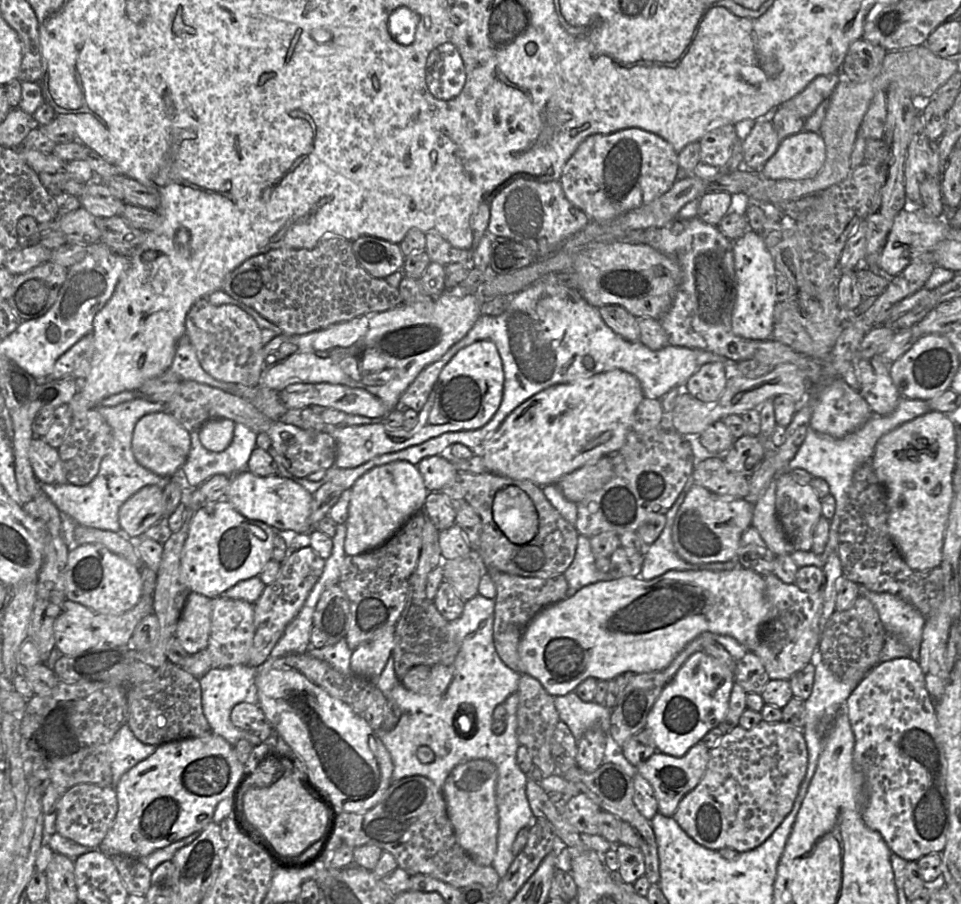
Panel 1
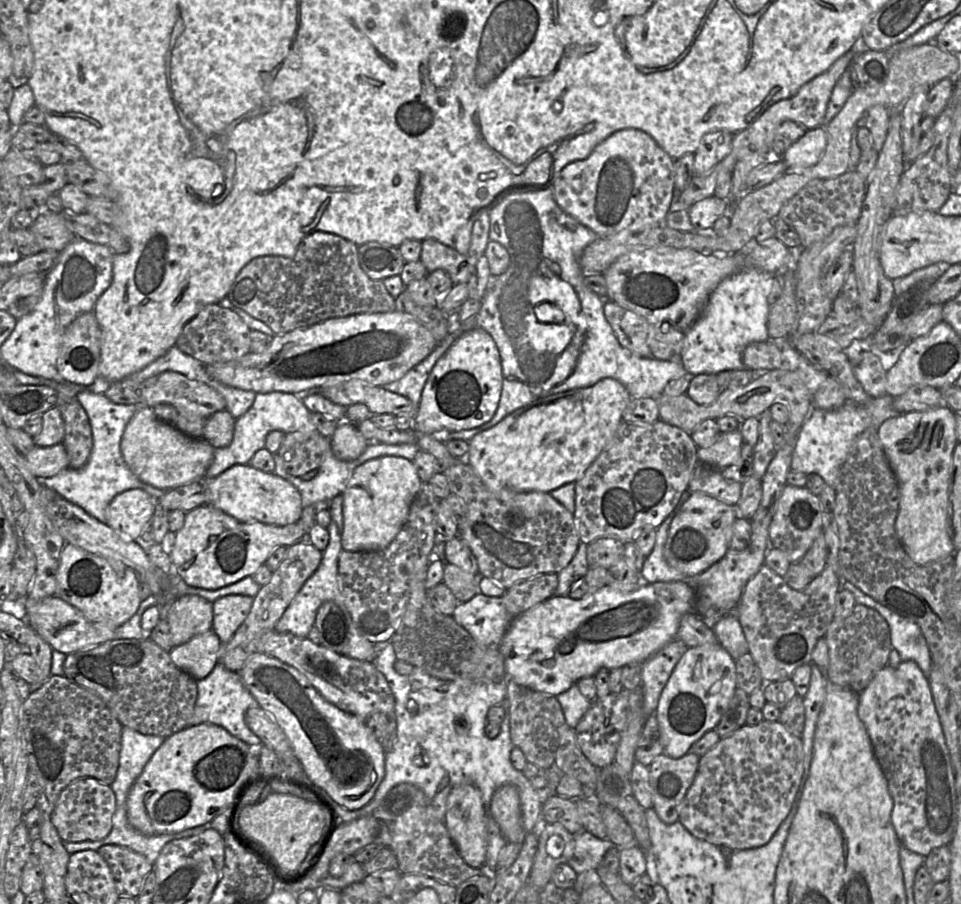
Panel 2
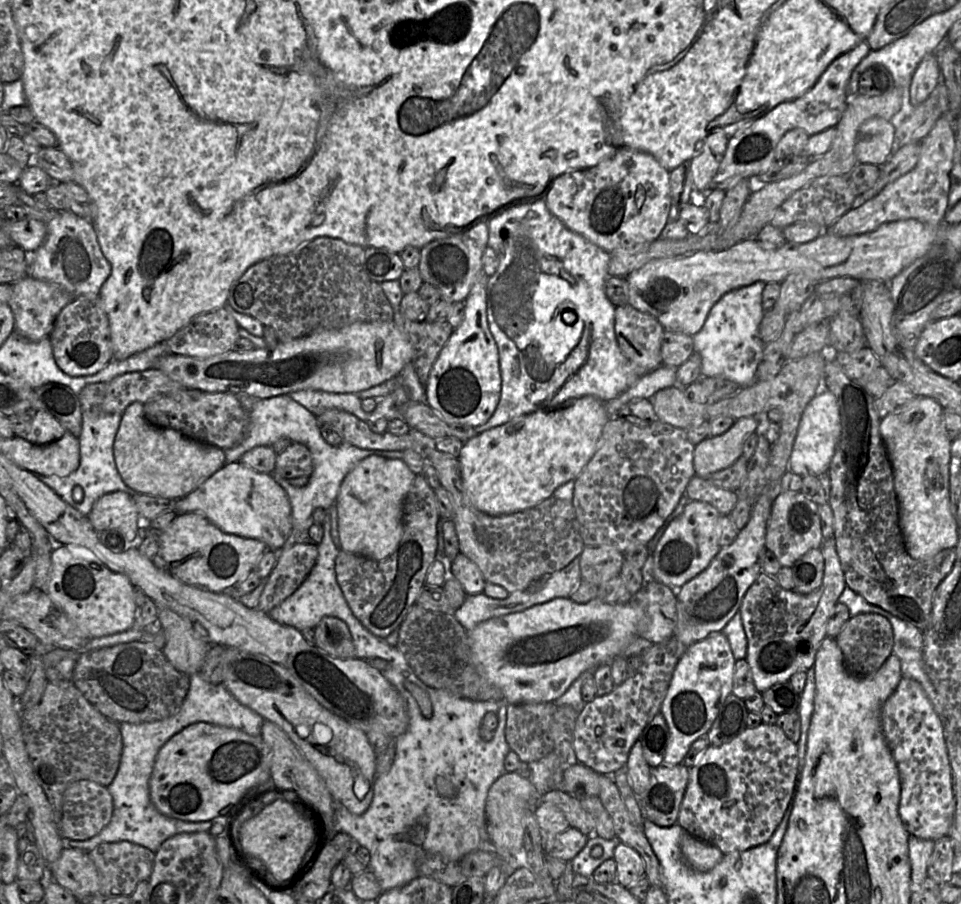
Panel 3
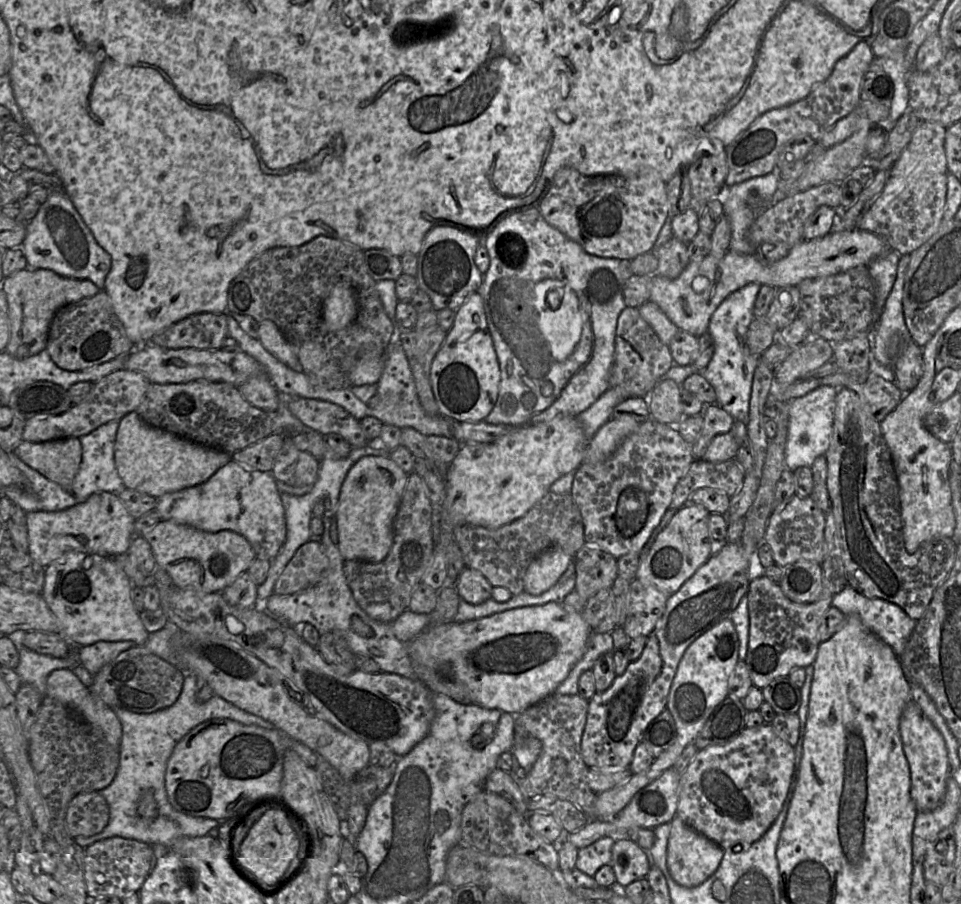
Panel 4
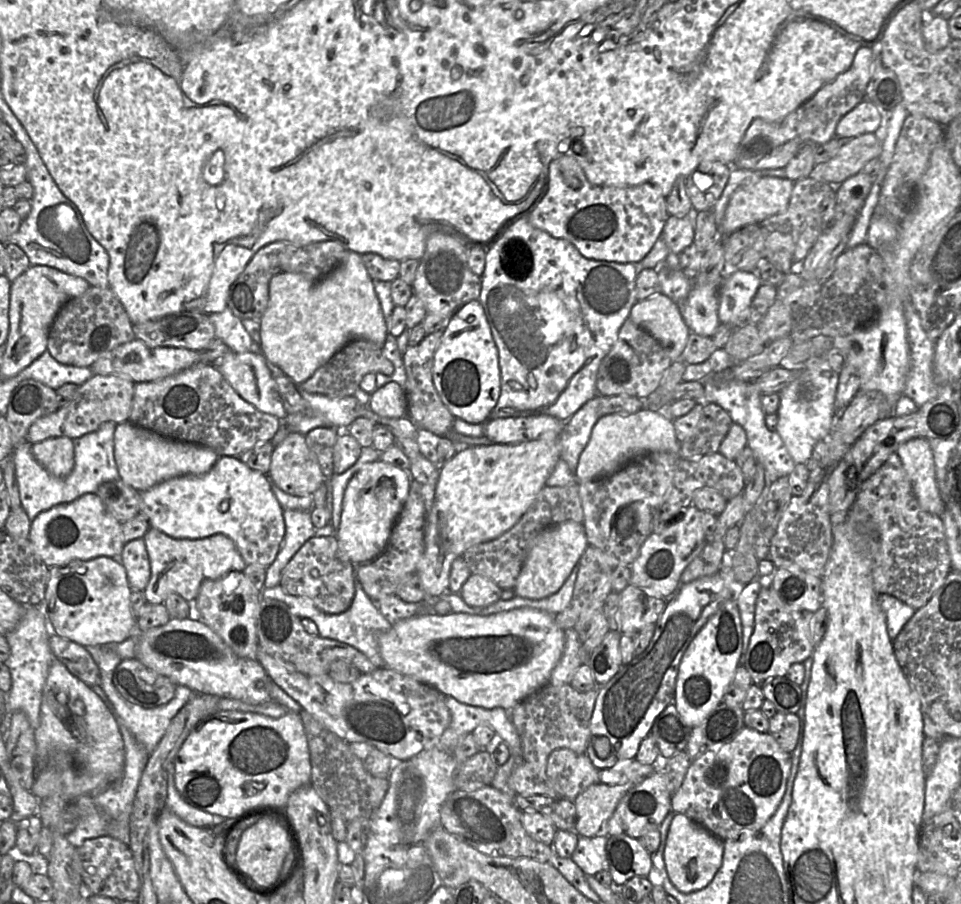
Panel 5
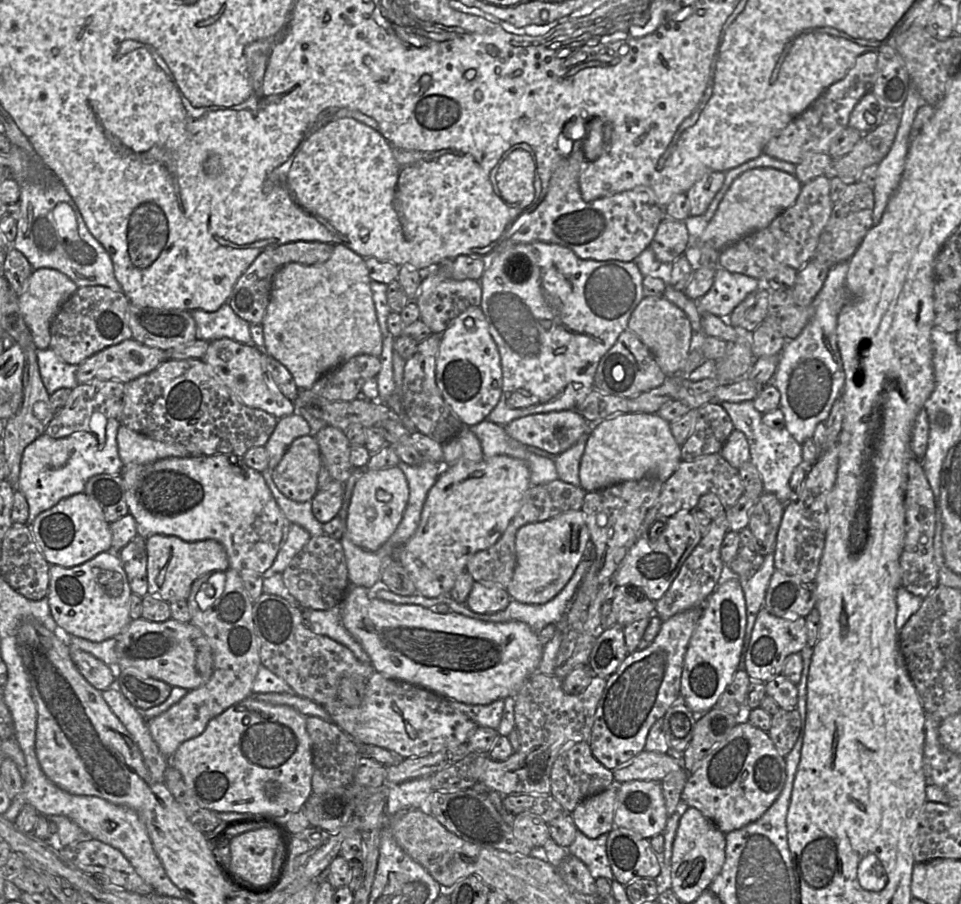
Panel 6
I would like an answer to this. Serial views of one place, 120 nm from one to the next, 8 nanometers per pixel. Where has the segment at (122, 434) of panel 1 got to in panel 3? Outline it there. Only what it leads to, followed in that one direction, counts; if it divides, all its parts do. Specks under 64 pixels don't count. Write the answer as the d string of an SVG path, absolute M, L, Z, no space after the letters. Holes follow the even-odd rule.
M84 408L82 431L79 436L80 461L78 468L64 477L35 474L45 485L55 491L67 504L87 516L94 503L103 495L114 491L138 494L122 480L114 460L113 445L123 413L107 414L98 408Z

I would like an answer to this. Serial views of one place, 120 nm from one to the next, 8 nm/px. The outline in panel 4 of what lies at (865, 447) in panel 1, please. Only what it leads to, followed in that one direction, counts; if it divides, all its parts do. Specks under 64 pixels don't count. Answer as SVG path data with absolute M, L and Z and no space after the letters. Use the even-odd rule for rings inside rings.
M822 385L789 403L790 422L785 448L786 469L794 472L799 467L811 467L818 456L826 454L833 433L837 392L838 388Z

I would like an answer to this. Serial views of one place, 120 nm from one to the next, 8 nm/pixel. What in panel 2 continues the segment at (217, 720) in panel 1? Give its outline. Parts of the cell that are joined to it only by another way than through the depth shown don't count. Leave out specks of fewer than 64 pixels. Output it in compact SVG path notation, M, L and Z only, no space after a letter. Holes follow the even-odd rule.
M217 663L207 677L197 681L197 692L194 713L189 720L189 727L202 723L211 723L226 729L234 737L254 748L263 745L244 720L246 711L250 708L259 707L259 705L244 686L237 672L228 670L222 663Z

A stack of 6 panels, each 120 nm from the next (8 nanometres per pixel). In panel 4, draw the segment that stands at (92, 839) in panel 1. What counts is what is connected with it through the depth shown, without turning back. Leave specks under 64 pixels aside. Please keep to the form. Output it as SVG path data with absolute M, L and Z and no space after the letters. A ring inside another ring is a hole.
M97 791L79 793L67 806L65 827L72 838L99 834L108 822L109 806Z

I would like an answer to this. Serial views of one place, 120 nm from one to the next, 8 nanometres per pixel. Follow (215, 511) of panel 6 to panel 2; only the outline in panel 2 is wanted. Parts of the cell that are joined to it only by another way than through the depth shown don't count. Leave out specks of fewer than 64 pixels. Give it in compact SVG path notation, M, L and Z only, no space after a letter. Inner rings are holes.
M236 464L217 477L203 481L207 504L240 522L260 522L274 526L293 524L300 518L303 506L299 491L289 482L265 473L249 464Z

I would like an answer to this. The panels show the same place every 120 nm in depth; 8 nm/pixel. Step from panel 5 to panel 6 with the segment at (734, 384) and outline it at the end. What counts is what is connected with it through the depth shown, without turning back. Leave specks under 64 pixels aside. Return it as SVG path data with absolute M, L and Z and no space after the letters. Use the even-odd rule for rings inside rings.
M753 401L739 403L721 402L721 406L730 416L734 429L741 431L747 438L750 450L750 461L757 468L764 487L764 492L774 494L784 505L789 502L789 481L796 467L803 464L802 447L787 431L773 429L762 421L762 413L754 406Z

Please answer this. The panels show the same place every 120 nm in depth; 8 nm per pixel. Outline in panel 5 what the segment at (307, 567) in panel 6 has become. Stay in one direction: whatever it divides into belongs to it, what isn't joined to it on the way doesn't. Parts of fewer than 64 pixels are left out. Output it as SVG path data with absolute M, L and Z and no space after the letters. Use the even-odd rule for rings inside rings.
M336 536L311 537L283 569L279 586L290 595L307 597L327 614L346 611L355 594L355 568L340 548Z

